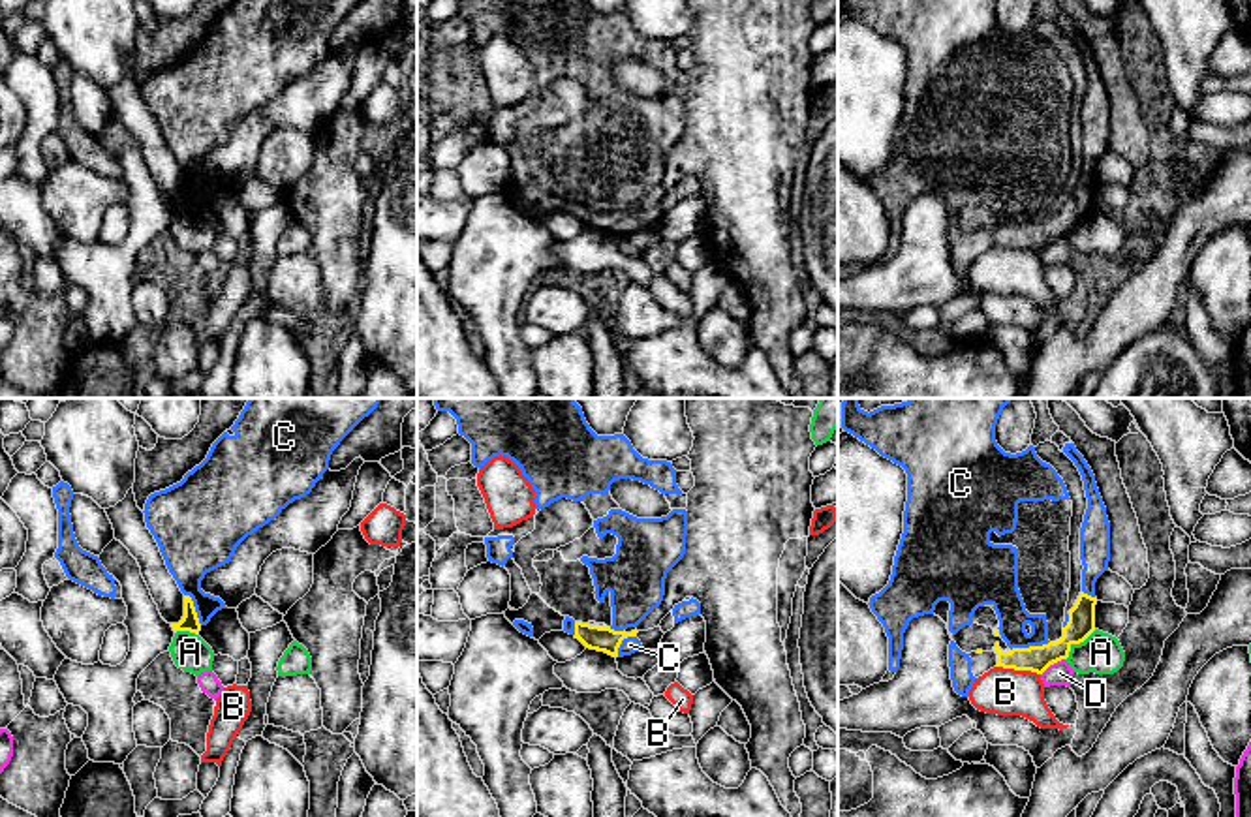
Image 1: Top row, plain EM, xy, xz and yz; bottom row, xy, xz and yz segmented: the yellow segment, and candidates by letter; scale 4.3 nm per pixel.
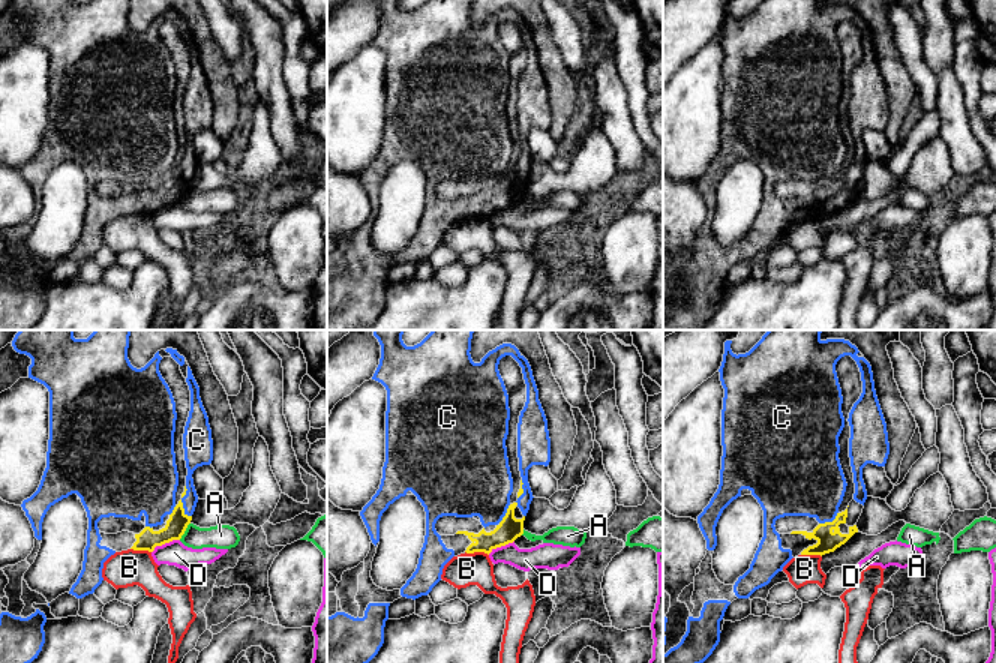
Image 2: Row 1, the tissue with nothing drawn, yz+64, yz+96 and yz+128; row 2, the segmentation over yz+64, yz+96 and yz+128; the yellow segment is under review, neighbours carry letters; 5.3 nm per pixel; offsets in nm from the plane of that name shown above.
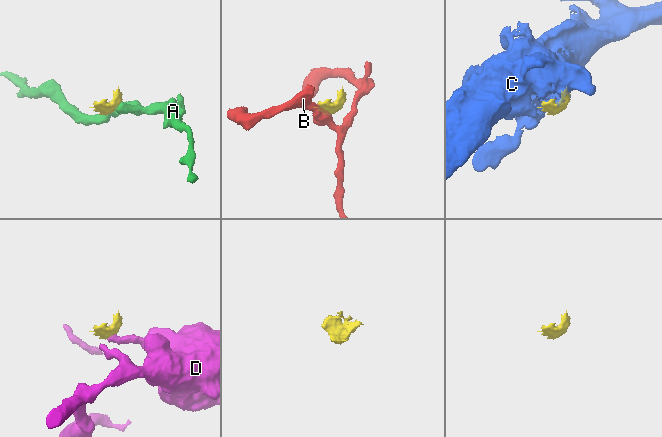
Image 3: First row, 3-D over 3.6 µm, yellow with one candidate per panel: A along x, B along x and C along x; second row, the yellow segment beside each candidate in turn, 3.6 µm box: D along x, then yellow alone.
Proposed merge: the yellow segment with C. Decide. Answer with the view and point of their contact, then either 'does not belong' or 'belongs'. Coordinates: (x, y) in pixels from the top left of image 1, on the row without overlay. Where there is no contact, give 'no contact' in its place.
yz (1030, 226) | belongs

